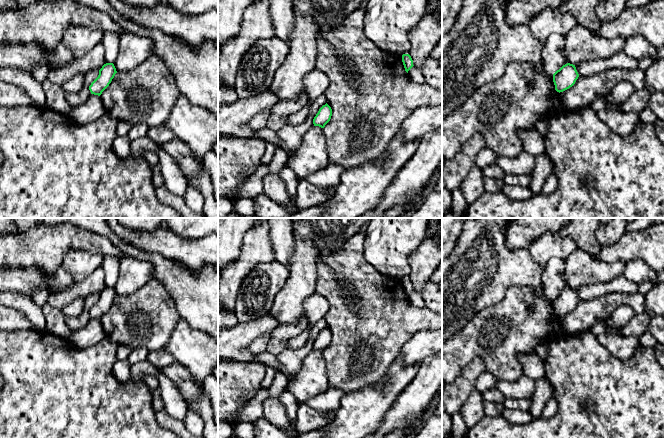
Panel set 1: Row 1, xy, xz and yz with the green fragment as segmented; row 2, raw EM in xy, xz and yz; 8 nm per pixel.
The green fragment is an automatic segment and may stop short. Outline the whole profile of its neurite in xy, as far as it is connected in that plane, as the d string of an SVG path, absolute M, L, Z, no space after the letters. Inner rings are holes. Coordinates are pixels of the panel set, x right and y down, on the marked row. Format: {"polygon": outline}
{"polygon": "M113 63L104 64L99 70L98 77L89 86L91 94L100 96L109 86L116 73L117 71Z"}

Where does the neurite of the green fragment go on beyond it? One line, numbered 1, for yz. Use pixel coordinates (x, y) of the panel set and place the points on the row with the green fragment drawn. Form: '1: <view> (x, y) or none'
1: none

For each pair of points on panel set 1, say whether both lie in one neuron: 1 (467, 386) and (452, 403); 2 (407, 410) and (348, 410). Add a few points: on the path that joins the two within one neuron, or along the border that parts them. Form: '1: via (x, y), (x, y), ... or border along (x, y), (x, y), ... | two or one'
1: via (463, 390), (455, 399) | one
2: border along (401, 390), (377, 427) | two

